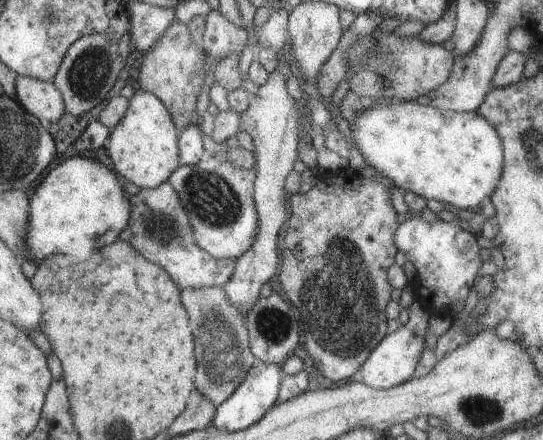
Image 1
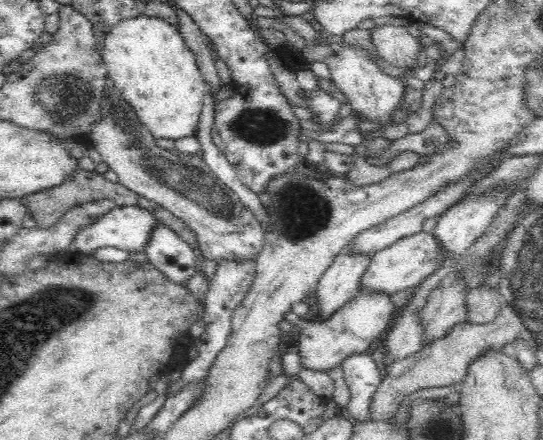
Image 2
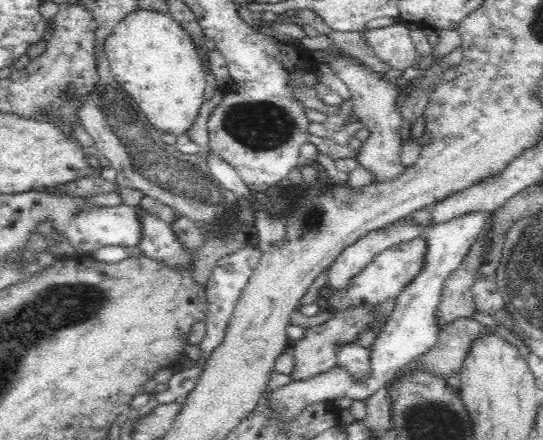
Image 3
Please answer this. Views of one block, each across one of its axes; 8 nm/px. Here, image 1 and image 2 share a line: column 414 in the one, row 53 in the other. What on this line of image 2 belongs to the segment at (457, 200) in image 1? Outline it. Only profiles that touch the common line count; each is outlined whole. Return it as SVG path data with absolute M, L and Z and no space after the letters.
M146 14L121 20L105 36L100 50L109 81L112 82L118 96L130 104L140 118L141 125L154 136L154 139L176 141L184 136L196 134L207 84L204 83L192 49L174 25Z

